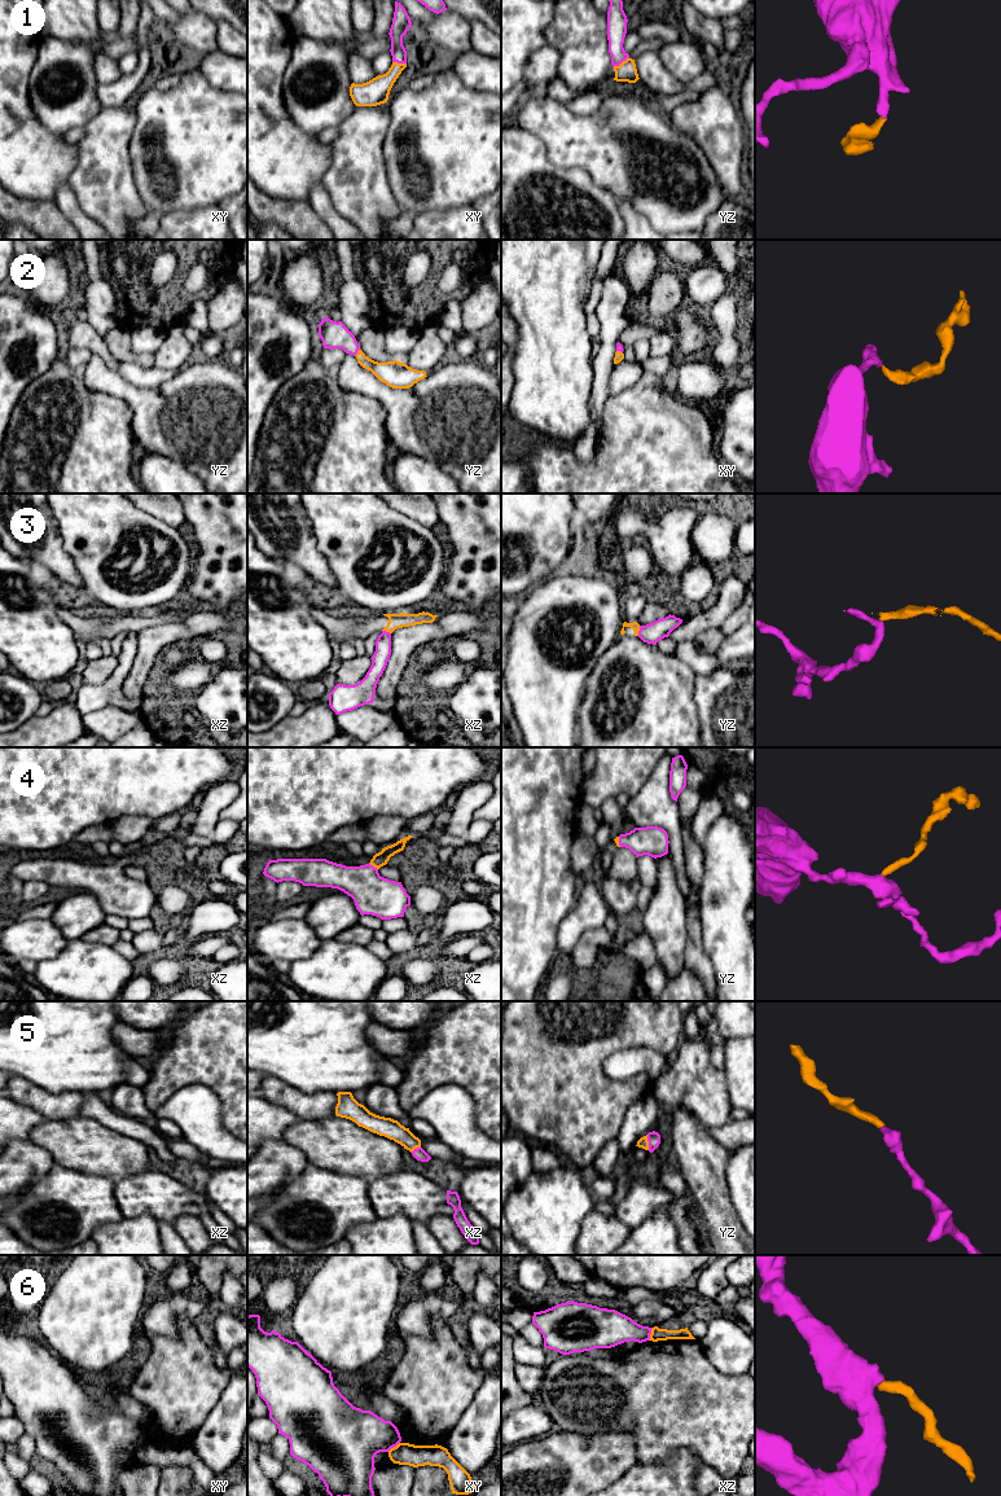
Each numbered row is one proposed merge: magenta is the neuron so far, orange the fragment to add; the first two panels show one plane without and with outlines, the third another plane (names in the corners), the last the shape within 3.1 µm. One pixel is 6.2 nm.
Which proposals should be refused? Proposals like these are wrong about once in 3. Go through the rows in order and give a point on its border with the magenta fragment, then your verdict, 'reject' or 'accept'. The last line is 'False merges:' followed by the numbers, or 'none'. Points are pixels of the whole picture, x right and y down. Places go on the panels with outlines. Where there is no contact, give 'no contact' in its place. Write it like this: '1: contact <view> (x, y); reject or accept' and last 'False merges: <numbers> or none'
1: contact yz (620, 62); accept
2: contact yz (358, 350); accept
3: contact yz (639, 631); reject
4: contact xz (372, 865); accept
5: contact yz (649, 1143); accept
6: contact xz (650, 1333); reject
False merges: 3, 6

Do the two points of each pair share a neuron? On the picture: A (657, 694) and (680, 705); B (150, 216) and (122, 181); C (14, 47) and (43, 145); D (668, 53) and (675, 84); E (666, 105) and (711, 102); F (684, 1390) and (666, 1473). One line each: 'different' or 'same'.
A: same
B: different
C: same
D: different
E: different
F: different

